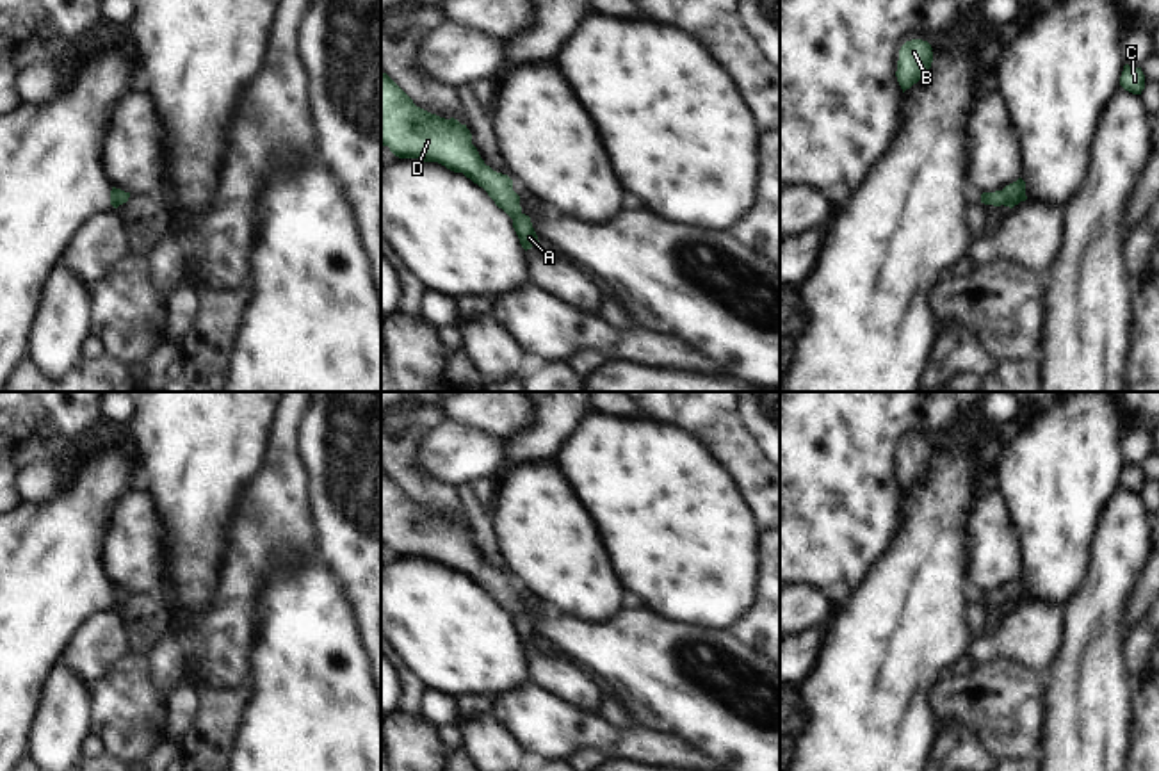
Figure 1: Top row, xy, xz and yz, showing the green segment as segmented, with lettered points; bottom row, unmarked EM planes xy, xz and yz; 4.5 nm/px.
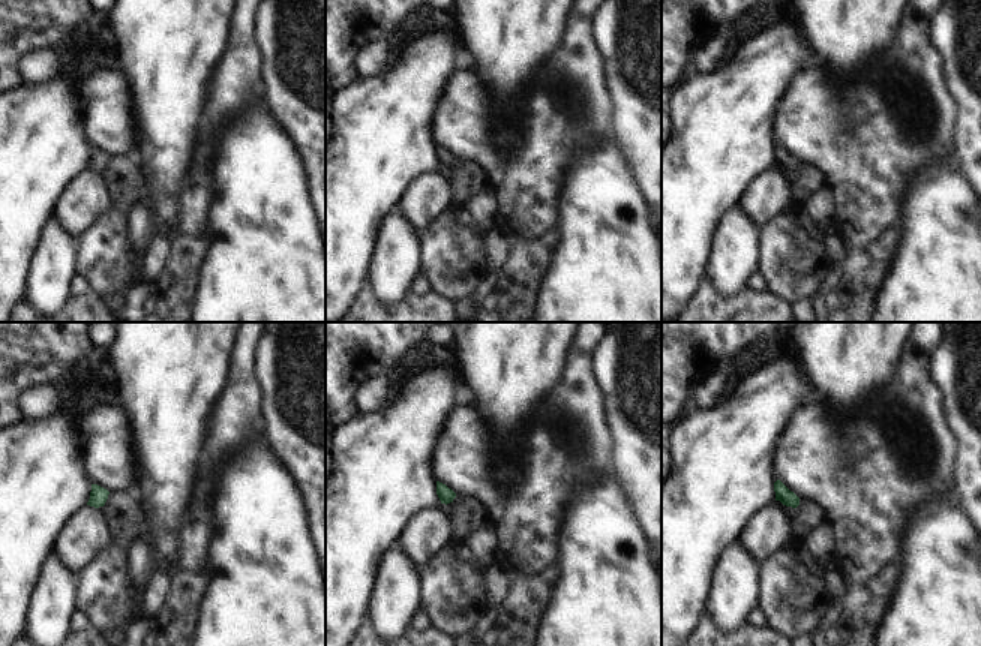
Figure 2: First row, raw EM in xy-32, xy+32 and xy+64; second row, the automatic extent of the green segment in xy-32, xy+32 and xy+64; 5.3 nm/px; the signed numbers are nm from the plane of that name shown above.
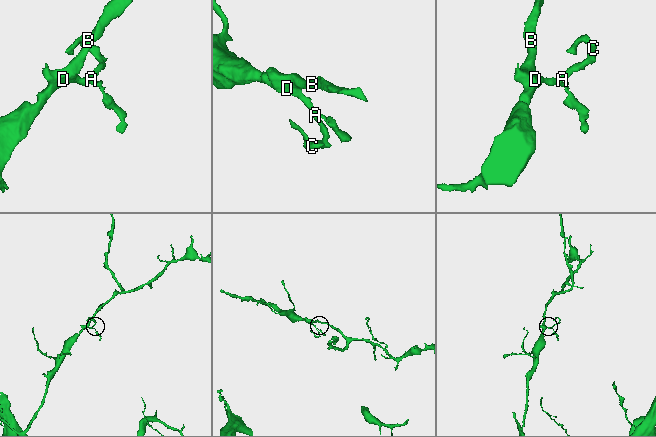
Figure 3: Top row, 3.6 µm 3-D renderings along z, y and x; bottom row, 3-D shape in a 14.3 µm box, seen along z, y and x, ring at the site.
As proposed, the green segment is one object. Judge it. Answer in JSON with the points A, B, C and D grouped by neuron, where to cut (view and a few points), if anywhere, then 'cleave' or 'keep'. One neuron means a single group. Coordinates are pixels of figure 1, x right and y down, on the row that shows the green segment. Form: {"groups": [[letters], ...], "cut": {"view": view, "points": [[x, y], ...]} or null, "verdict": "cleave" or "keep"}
{"groups": [["A", "B", "C", "D"]], "cut": null, "verdict": "keep"}

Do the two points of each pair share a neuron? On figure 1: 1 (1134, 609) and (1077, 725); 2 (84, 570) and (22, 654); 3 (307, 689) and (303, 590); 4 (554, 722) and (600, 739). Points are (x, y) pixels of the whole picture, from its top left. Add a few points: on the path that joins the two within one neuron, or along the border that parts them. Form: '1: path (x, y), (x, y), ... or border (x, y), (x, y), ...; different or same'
1: border (1136, 588), (1131, 604), (1122, 613), (1126, 631); different
2: path (63, 592), (22, 633); same
3: path (307, 665), (303, 615); same
4: path (565, 729), (590, 730); same

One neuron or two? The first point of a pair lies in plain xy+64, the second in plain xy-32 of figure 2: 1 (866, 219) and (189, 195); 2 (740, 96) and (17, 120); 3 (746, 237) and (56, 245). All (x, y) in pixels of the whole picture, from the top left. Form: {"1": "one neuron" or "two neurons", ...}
{"1": "one neuron", "2": "one neuron", "3": "one neuron"}

